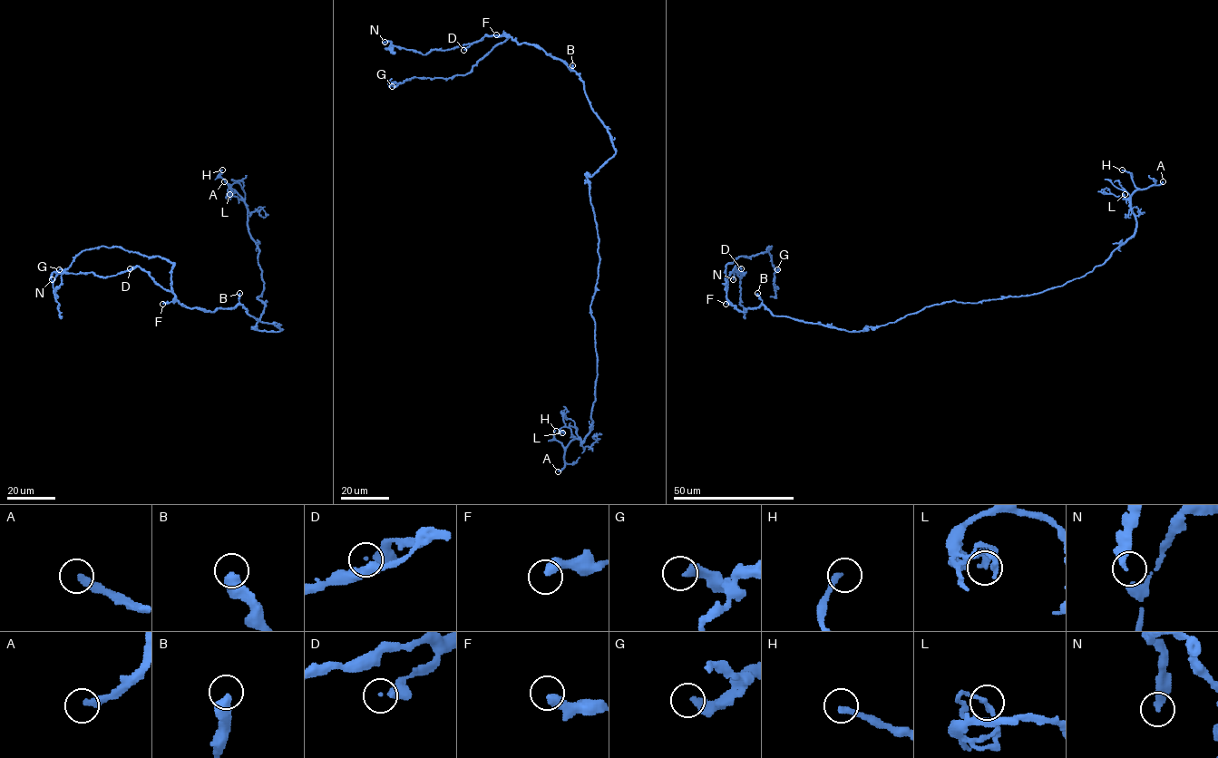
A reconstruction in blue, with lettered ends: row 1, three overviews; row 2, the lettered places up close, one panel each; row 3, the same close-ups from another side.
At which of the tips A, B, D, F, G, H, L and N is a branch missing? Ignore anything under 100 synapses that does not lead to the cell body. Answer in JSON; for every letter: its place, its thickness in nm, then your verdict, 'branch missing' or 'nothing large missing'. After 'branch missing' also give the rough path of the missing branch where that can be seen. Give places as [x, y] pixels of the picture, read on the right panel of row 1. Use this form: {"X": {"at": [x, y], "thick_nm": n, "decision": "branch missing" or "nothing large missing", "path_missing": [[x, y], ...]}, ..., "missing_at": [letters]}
{"A": {"at": [1163, 181], "thick_nm": 320, "decision": "branch missing", "path_missing": [[1163, 181], [1162, 170], [1149, 151], [1134, 140], [1124, 139], [1101, 109], [1099, 105], [1104, 98]]}, "B": {"at": [757, 293], "thick_nm": 500, "decision": "nothing large missing"}, "D": {"at": [741, 268], "thick_nm": 360, "decision": "nothing large missing"}, "F": {"at": [725, 304], "thick_nm": 400, "decision": "nothing large missing"}, "G": {"at": [777, 269], "thick_nm": 360, "decision": "nothing large missing"}, "H": {"at": [1122, 170], "thick_nm": 240, "decision": "nothing large missing"}, "L": {"at": [1125, 194], "thick_nm": 190, "decision": "nothing large missing"}, "N": {"at": [733, 279], "thick_nm": 320, "decision": "nothing large missing"}, "missing_at": ["A"]}

